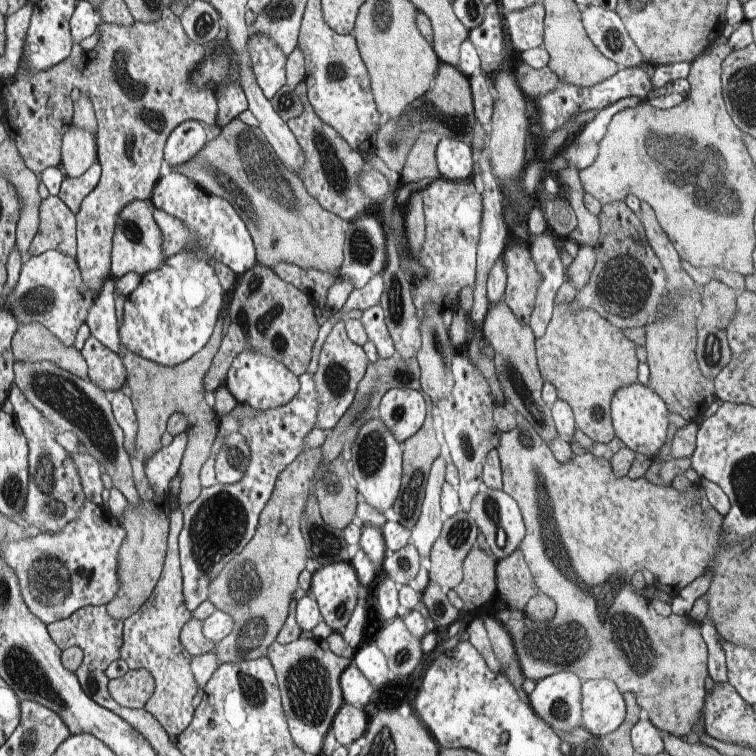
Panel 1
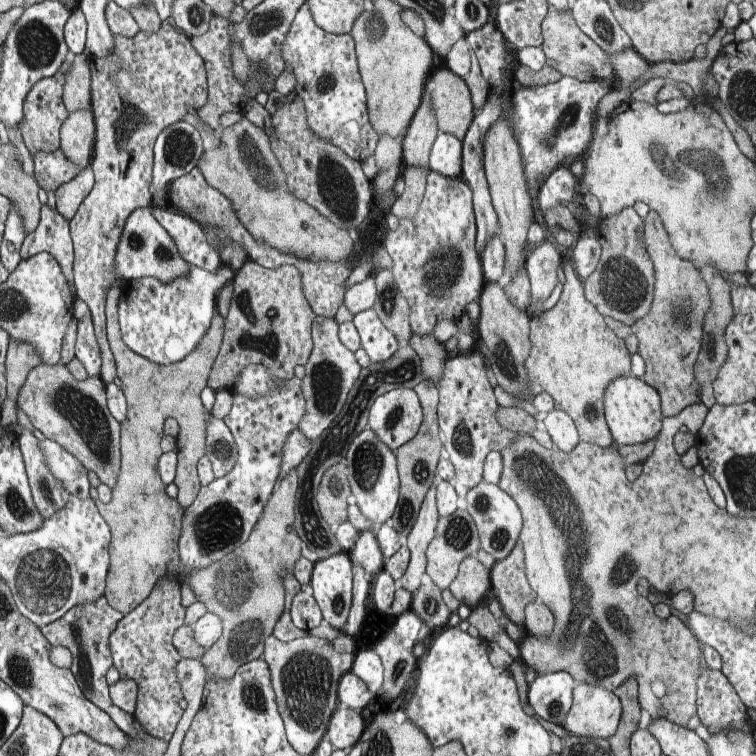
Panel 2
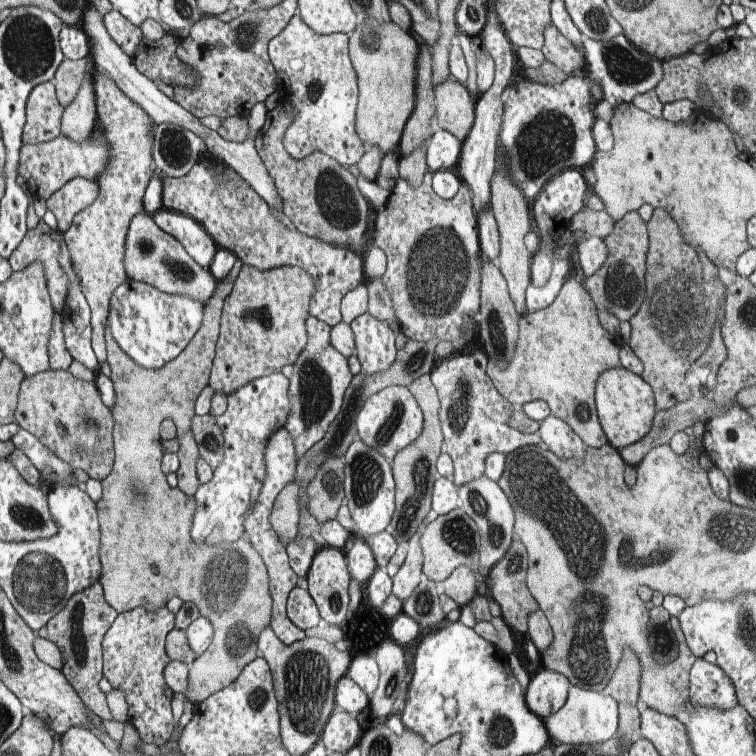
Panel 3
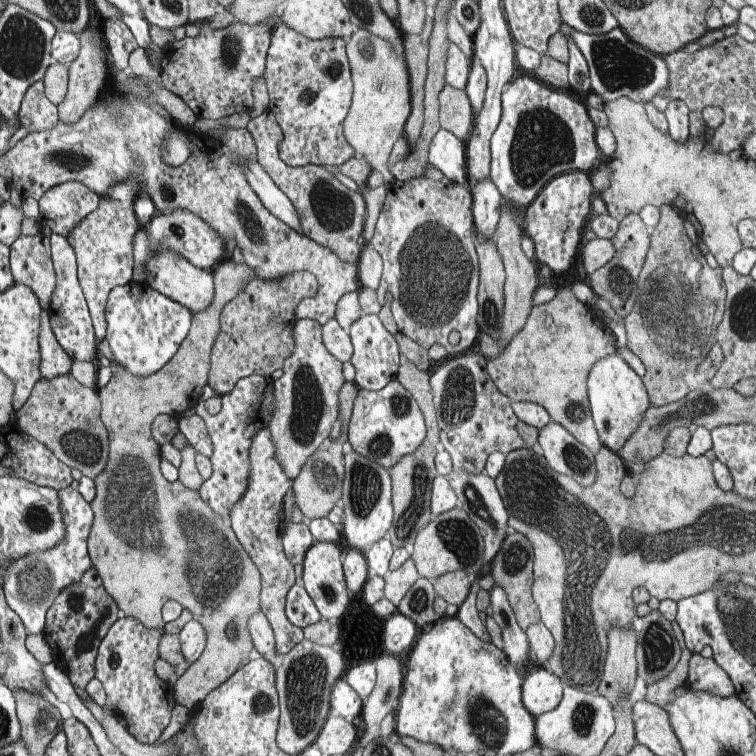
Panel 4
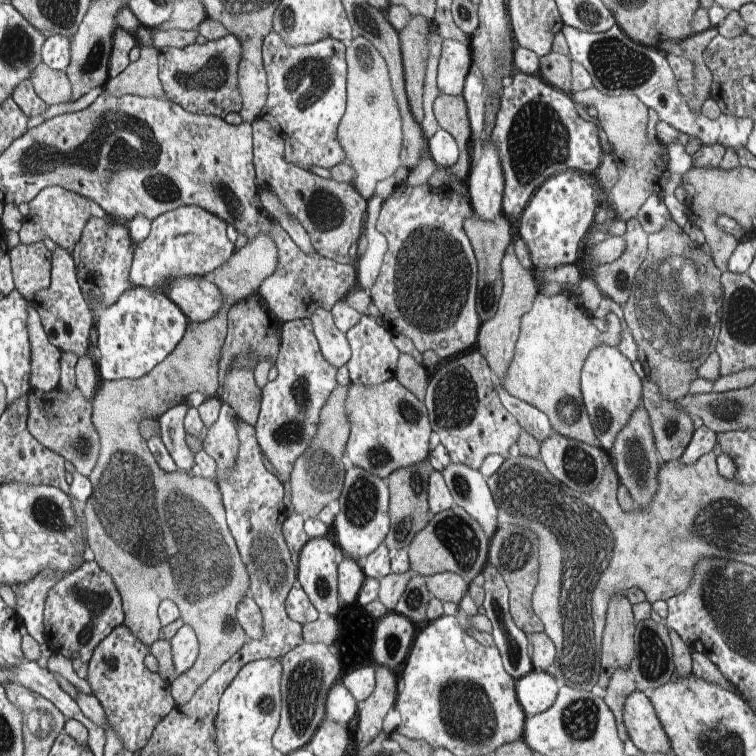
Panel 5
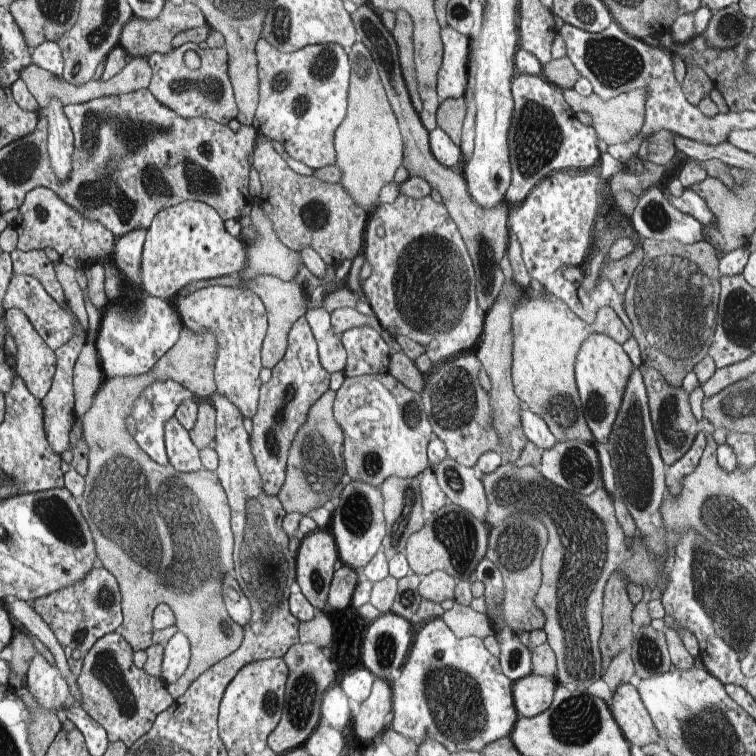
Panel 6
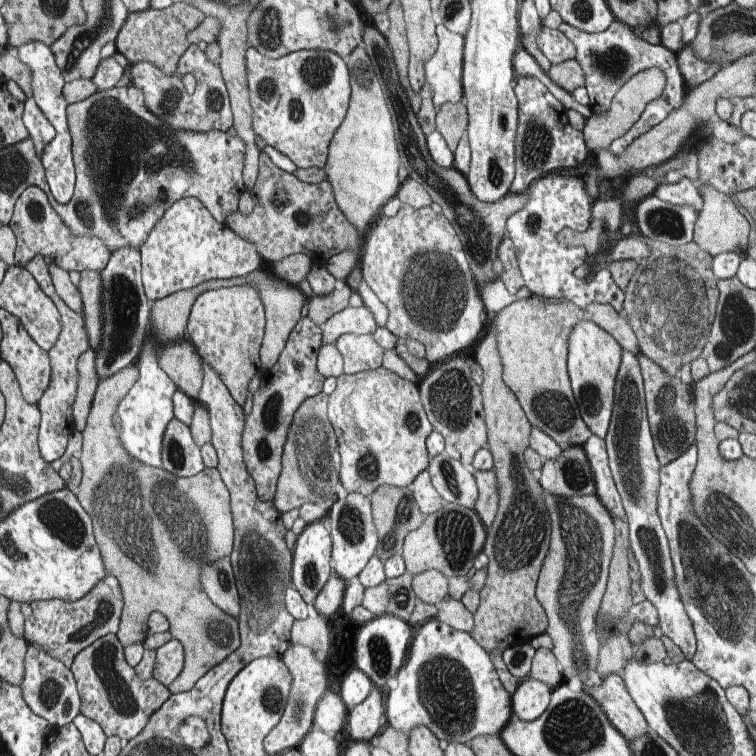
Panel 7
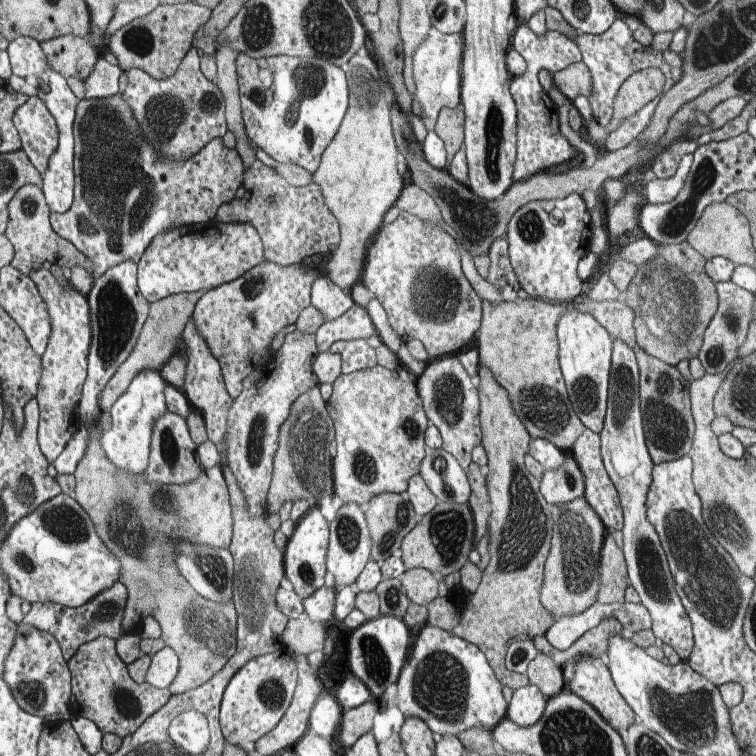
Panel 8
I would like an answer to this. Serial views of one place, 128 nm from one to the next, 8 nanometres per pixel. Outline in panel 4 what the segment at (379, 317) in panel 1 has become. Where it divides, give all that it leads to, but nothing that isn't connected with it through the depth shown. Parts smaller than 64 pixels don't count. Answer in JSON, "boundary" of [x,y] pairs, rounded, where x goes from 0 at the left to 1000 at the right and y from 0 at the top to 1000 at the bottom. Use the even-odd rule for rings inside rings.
{"boundary":[[[479,415],[464,429],[460,440],[467,455],[467,470],[463,476],[470,487],[467,507],[475,515],[485,517],[507,515],[524,500],[528,488],[530,467],[524,446],[508,433],[500,417]]]}

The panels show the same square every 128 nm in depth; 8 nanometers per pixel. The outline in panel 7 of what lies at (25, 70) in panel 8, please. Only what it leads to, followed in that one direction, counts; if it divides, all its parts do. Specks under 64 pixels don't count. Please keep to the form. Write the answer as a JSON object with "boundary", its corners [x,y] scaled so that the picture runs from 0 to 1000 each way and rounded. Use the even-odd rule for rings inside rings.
{"boundary":[[[42,56],[32,58],[32,62],[21,65],[24,77],[29,85],[34,85],[42,93],[42,128],[57,149],[61,151],[63,160],[73,169],[73,184],[63,190],[61,198],[56,201],[58,224],[62,225],[62,238],[66,254],[74,269],[86,271],[95,263],[99,251],[99,218],[97,214],[97,189],[90,156],[90,135],[85,130],[83,116],[87,114],[87,103],[83,95],[74,86],[69,66],[58,56]]]}

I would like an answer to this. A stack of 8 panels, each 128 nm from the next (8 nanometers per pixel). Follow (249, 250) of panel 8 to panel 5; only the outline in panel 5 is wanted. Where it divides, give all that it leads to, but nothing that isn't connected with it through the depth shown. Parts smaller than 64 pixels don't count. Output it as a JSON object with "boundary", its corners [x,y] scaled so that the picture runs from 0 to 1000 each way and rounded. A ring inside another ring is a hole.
{"boundary":[[[246,271],[208,286],[200,294],[200,306],[193,316],[179,324],[177,349],[173,353],[175,377],[213,384],[217,372],[233,364],[276,365],[280,358],[302,348],[312,328],[299,311],[299,294],[272,276]]]}

